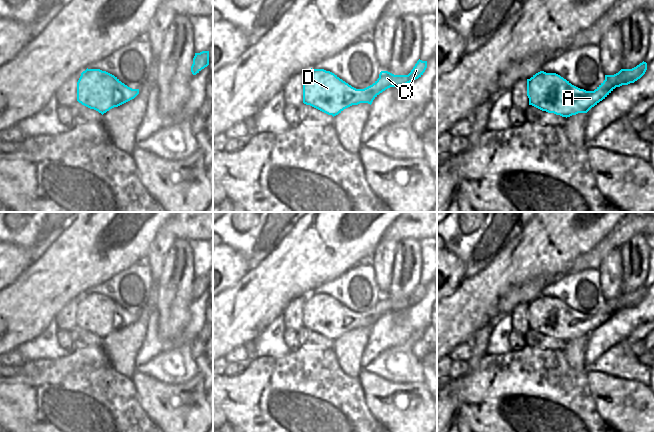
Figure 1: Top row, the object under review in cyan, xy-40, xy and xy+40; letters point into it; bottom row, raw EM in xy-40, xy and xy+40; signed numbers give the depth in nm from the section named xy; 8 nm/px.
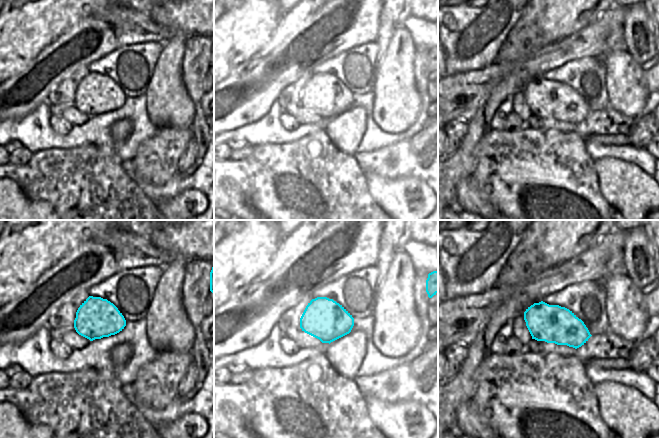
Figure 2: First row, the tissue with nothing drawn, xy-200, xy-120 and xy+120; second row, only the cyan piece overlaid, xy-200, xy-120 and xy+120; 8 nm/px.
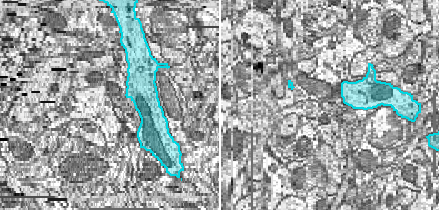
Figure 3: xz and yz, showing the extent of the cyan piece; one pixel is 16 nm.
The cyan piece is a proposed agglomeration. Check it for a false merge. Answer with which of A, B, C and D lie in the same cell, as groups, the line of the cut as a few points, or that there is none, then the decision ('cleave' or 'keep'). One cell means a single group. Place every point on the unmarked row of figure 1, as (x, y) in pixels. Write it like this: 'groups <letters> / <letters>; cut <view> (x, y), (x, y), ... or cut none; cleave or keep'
groups A B C D; cut none; keep

